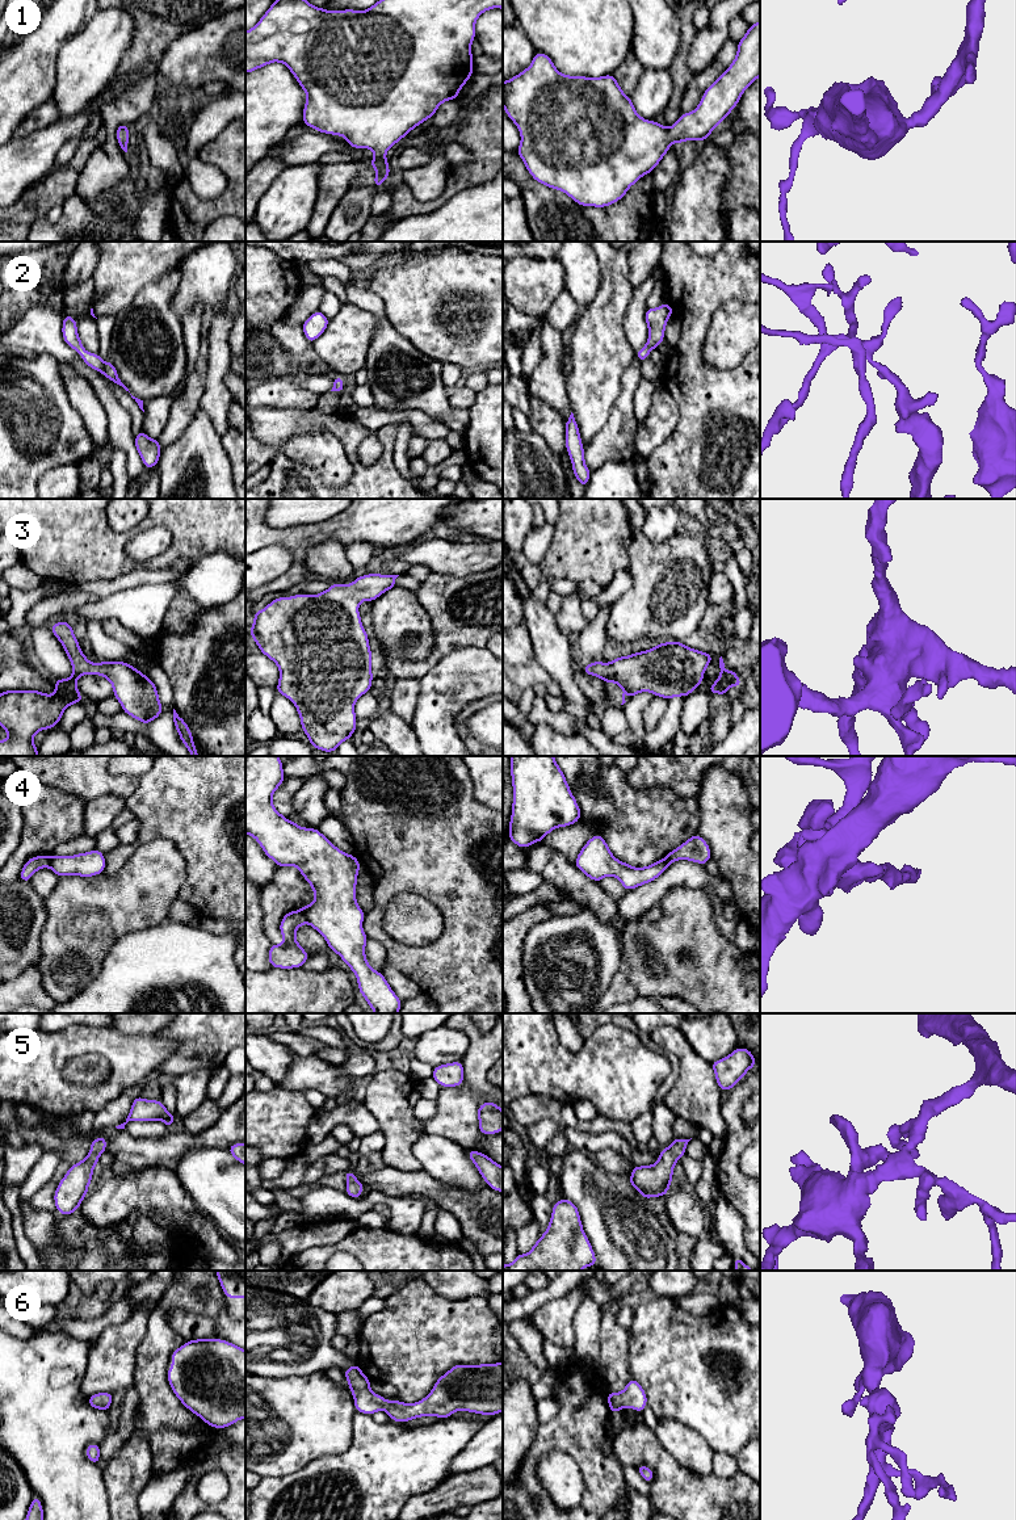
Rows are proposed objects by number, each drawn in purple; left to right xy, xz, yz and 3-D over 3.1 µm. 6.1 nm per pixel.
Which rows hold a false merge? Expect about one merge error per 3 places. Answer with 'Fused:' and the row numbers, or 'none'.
Fused: 4

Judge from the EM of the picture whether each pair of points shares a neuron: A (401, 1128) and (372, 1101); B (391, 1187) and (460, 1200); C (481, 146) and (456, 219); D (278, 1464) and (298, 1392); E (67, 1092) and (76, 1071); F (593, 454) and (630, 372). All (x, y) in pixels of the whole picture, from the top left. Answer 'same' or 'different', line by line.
A: same
B: same
C: different
D: same
E: different
F: same

